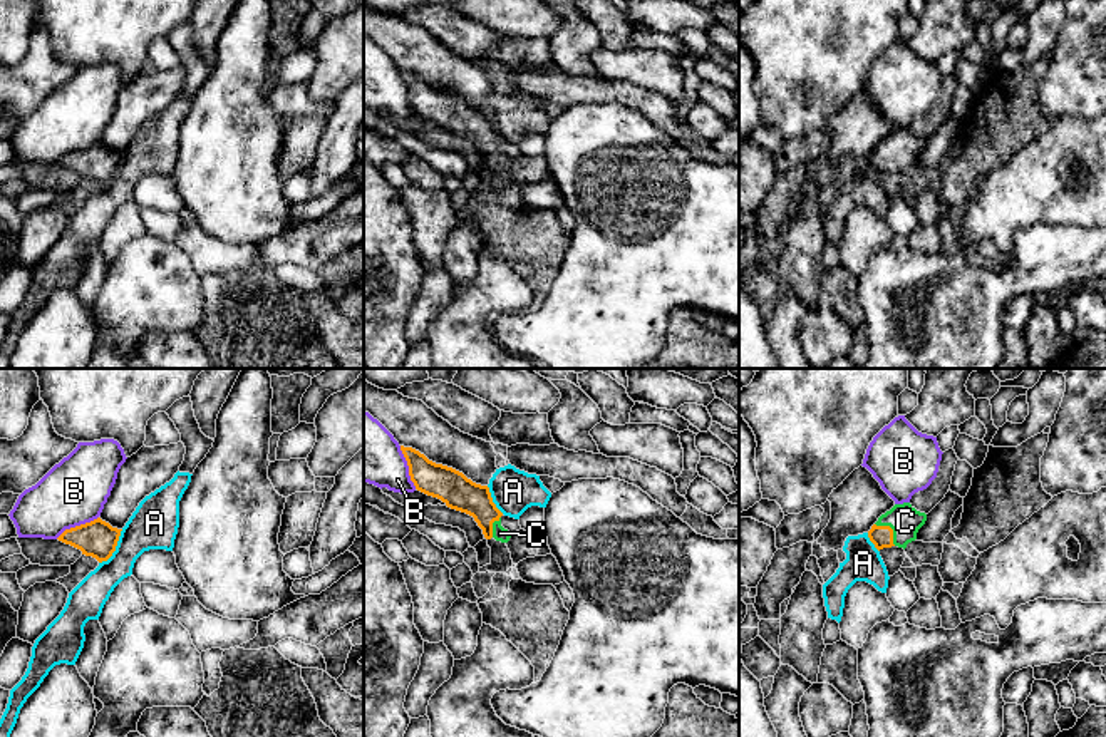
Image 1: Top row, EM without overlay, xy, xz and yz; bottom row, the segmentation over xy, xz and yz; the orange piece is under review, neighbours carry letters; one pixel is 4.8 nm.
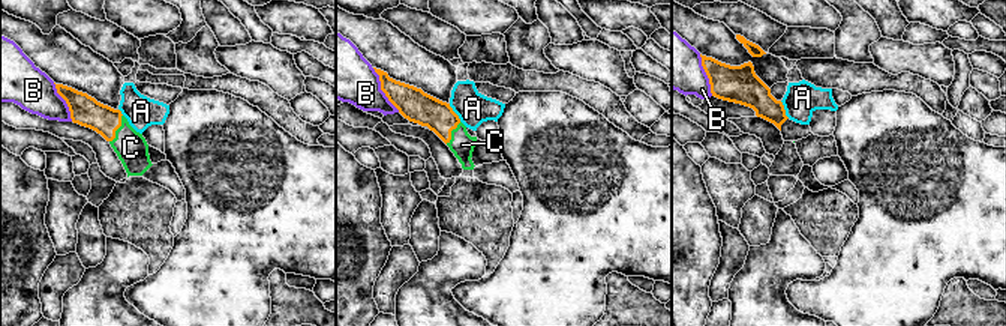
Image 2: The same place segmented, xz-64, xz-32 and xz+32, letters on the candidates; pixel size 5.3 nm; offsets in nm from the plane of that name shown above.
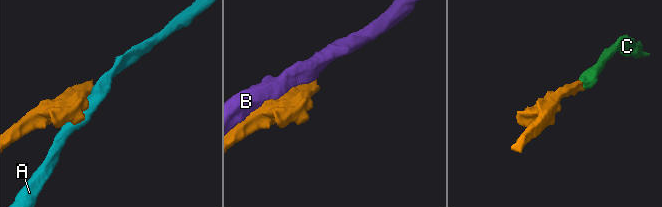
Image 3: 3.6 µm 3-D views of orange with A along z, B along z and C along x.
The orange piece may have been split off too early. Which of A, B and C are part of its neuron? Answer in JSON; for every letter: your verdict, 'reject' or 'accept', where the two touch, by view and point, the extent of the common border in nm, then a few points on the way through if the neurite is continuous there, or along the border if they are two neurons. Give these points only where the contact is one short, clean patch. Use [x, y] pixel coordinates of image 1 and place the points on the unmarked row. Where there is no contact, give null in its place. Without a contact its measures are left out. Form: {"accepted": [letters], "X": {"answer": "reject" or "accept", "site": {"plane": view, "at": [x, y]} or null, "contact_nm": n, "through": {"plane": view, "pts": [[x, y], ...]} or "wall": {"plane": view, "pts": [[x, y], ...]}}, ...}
{"accepted": ["C"], "A": {"answer": "reject", "site": {"plane": "xy", "at": [114, 173]}, "contact_nm": 200}, "B": {"answer": "reject", "site": {"plane": "xz", "at": [409, 92]}, "contact_nm": 220}, "C": {"answer": "accept", "site": {"plane": "yz", "at": [892, 154]}, "contact_nm": 150, "through": {"plane": "yz", "pts": [[882, 161], [892, 154], [905, 146]]}}}

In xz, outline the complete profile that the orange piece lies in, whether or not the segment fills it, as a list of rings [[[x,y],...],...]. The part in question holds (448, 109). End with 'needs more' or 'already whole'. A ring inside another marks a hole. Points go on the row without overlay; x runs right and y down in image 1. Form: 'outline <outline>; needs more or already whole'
outline [[[401,70],[416,114],[441,124],[447,132],[474,142],[486,164],[508,168],[511,157],[501,151],[503,137],[493,127],[488,111],[468,104],[463,97],[436,89],[412,72]]]; needs more

